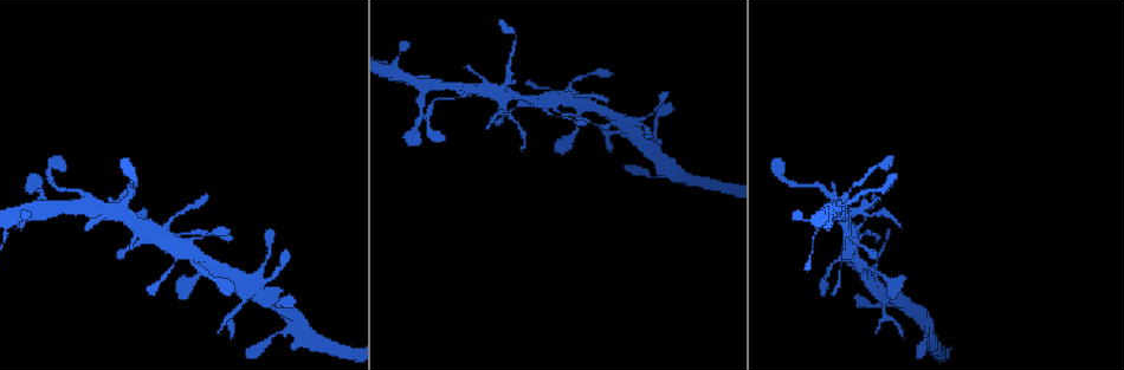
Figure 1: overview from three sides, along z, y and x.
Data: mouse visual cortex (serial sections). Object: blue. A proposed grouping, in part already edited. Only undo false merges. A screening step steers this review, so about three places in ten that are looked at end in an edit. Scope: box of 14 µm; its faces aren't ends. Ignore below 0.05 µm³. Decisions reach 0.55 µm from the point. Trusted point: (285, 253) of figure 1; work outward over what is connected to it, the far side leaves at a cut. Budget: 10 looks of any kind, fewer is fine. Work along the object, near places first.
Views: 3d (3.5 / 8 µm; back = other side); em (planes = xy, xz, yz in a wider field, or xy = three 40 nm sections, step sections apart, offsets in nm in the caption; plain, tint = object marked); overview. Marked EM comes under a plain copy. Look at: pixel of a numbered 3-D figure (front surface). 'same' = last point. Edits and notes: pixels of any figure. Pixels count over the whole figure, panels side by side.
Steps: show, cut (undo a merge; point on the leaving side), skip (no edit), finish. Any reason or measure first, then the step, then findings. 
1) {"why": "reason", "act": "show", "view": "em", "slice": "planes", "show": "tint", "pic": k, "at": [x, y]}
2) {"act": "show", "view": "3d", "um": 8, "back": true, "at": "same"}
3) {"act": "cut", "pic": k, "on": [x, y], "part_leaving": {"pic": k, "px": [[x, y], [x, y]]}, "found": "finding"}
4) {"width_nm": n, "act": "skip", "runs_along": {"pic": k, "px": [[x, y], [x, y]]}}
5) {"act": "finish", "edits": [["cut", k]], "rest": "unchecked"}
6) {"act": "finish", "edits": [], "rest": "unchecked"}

{"why": "four or more arms meet", "act": "show", "view": "3d", "um": 3.5, "pic": 1, "at": [629, 121]}

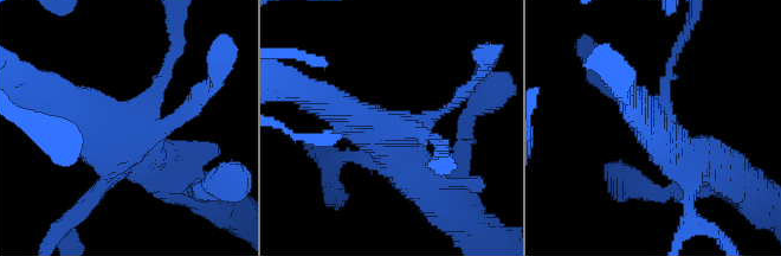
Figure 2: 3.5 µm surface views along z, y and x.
{"why": "shape alone is not enough", "act": "show", "view": "em", "slice": "xy", "step": 1, "show": "tint", "pic": 2, "at": [393, 129]}

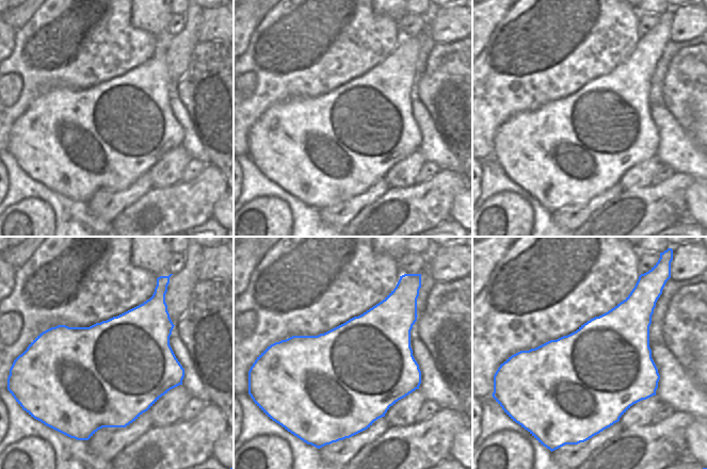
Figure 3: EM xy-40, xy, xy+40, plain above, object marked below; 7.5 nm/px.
{"act": "show", "view": "em", "slice": "xy", "step": 3, "show": "tint", "at": "same"}

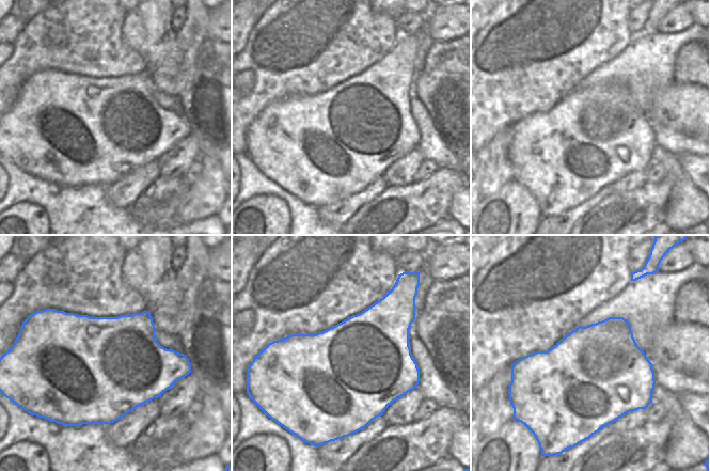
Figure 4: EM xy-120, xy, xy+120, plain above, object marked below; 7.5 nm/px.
{"act": "skip", "runs_along": {"pic": 2, "px": [[193, 108], [95, 134], [63, 101]]}, "found": "one cell here"}

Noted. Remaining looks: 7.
{"why": "looks like a crossing", "act": "show", "view": "3d", "um": 8, "pic": 1, "at": [194, 257]}

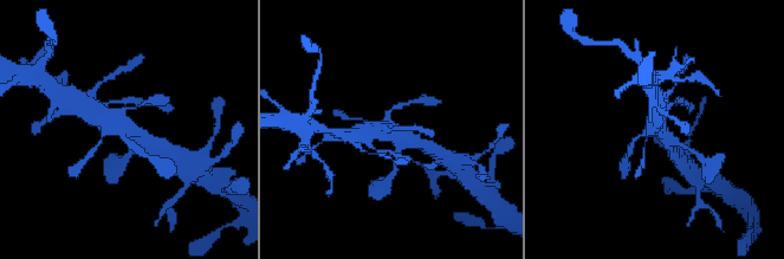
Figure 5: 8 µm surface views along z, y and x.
{"act": "show", "view": "em", "slice": "xy", "step": 5, "show": "tint", "pic": 5, "at": [123, 132]}

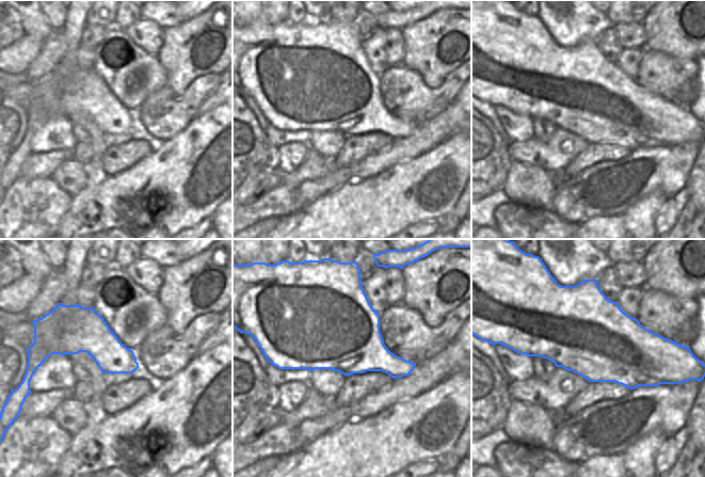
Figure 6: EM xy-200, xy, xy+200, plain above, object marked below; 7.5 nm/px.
{"act": "skip", "runs_along": {"pic": 5, "px": [[141, 140], [133, 131], [84, 111]]}, "found": "continuous, no second cell"}

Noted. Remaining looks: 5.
{"why": "sharp bend", "act": "show", "view": "3d", "um": 3.5, "pic": 1, "at": [500, 93]}

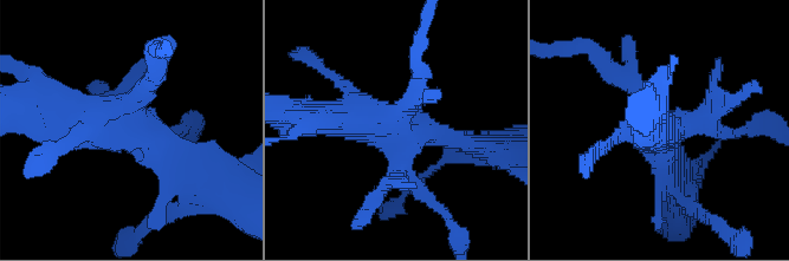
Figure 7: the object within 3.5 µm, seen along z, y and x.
{"why": "shape alone is not enough", "act": "show", "view": "em", "slice": "xy", "step": 5, "show": "tint", "pic": 7, "at": [125, 130]}

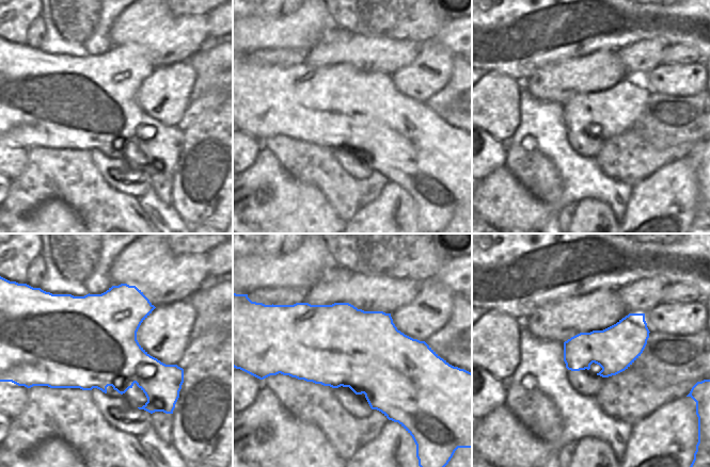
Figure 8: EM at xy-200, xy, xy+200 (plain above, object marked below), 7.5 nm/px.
{"act": "cut", "pic": 7, "on": [602, 67], "found": "two cells meet here"}

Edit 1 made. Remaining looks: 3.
{"why": "thick turns thin", "act": "show", "view": "em", "slice": "xy", "step": 2, "show": "tint", "pic": 1, "at": [75, 192]}

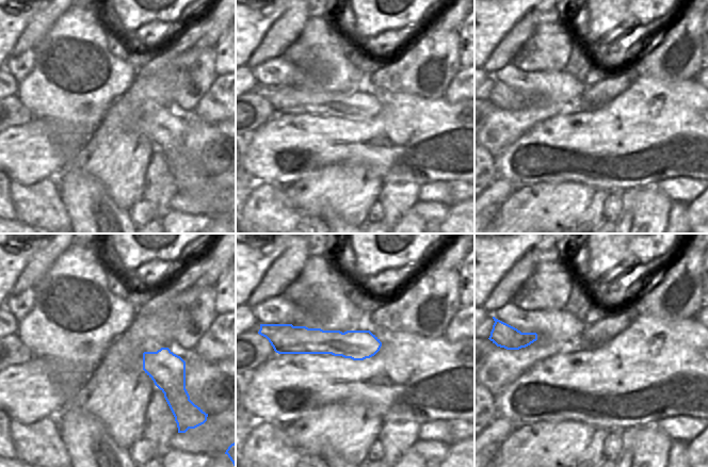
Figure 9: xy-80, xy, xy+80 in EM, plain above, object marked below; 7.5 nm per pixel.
{"why": "see where the arms go", "act": "show", "view": "3d", "um": 3.5, "at": "same"}

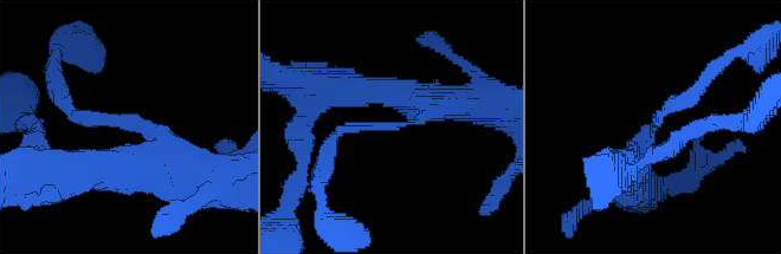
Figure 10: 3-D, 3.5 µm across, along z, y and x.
{"width_nm": 220, "act": "skip", "runs_along": {"pic": 10, "px": [[170, 175], [156, 136], [62, 103]]}, "found": "all the same cell"}

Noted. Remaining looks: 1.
{"act": "finish", "edits": [["cut", 7]], "rest": "unchecked"}

